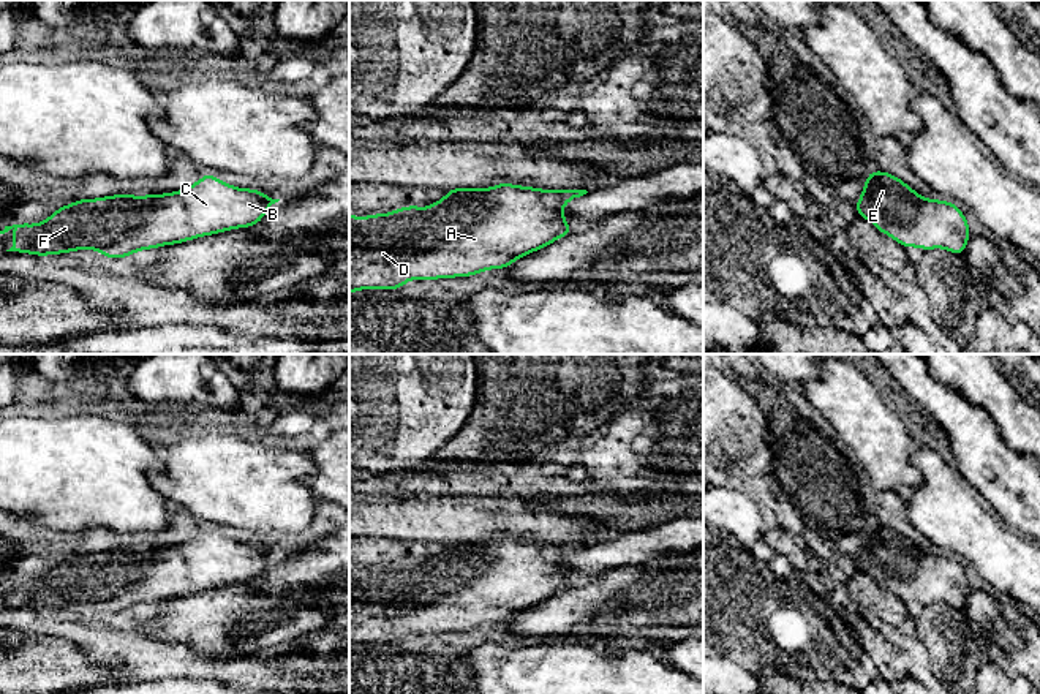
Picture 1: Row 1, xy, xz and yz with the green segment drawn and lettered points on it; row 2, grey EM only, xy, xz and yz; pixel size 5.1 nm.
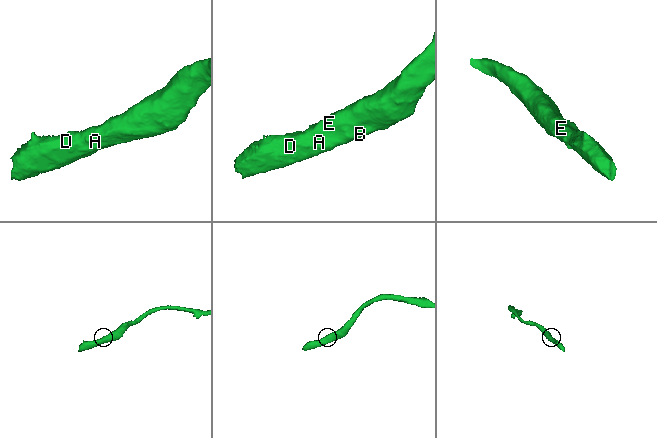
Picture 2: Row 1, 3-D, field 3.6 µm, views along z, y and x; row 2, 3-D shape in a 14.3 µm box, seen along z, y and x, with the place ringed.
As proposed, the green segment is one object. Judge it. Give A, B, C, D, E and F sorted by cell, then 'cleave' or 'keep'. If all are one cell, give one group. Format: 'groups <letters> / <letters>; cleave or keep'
groups A B C D E F; keep

